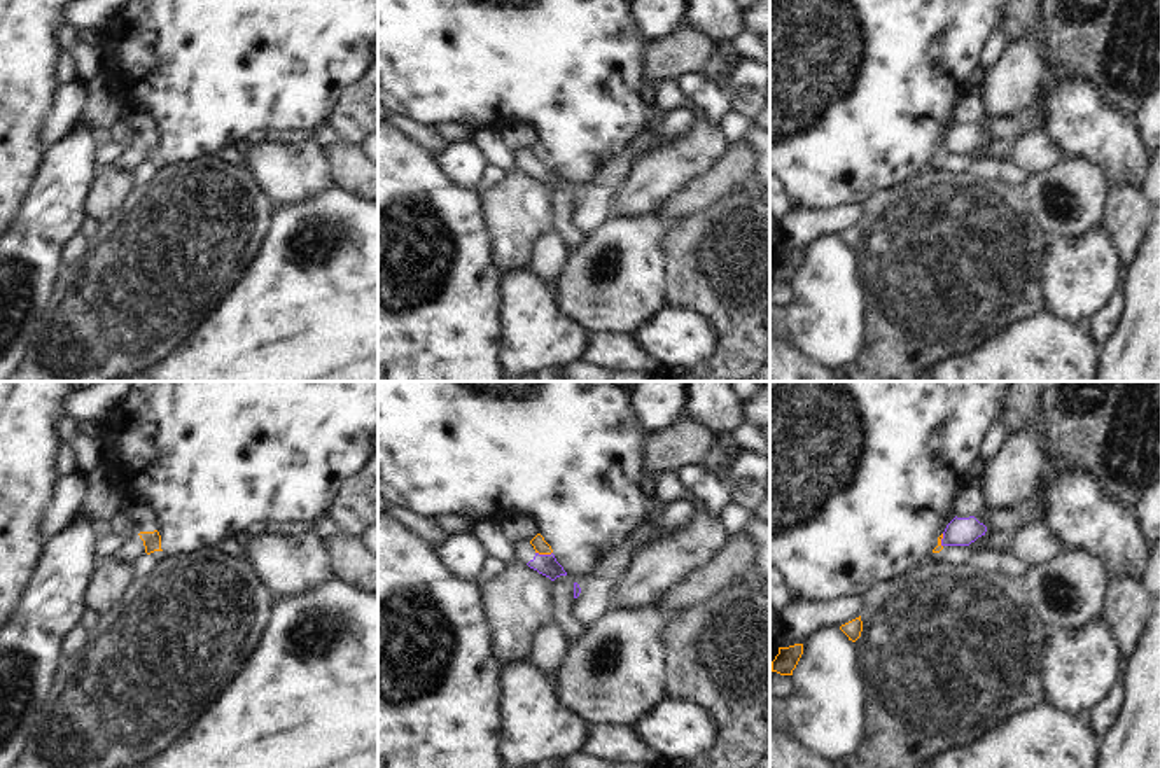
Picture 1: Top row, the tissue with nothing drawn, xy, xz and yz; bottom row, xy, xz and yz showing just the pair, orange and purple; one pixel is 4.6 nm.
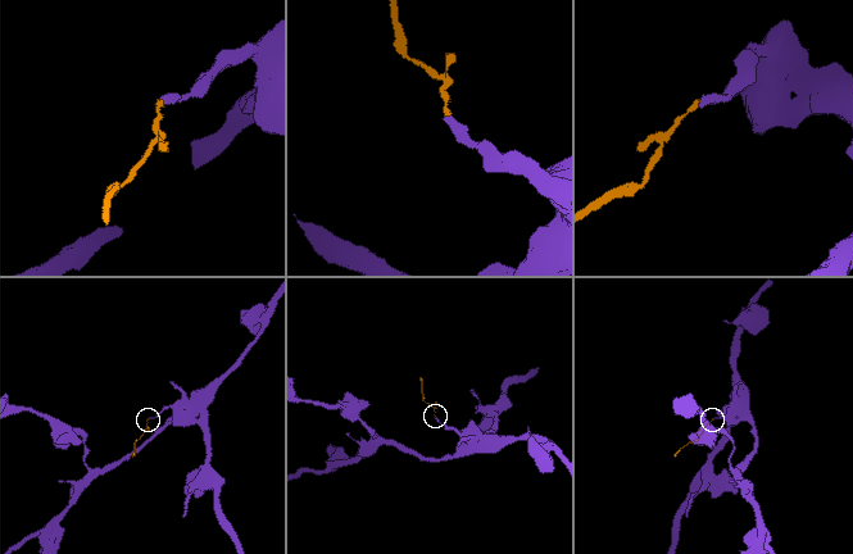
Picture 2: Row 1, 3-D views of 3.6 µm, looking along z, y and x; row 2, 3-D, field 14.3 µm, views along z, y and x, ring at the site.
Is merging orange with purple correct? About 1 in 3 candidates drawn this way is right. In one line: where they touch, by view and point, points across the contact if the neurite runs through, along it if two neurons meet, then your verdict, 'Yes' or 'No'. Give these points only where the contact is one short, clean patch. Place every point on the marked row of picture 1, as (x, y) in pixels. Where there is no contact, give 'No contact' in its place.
Touches orange at xz (545, 553). Boundary: xz (536, 551), (552, 553). No

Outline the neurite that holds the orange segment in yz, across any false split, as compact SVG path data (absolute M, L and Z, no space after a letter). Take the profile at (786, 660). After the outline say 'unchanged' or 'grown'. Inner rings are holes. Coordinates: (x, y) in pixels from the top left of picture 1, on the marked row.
M794 644L789 647L779 647L779 654L772 661L772 672L780 675L793 675L800 658L803 654L803 644Z; unchanged

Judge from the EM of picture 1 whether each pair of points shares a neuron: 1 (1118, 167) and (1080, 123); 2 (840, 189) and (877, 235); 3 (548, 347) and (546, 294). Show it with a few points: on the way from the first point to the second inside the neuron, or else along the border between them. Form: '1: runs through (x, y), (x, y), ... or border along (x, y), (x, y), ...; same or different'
1: runs through (1113, 156), (1090, 133); same
2: border along (900, 186), (873, 195), (863, 205); different
3: runs through (546, 335), (546, 307); same

